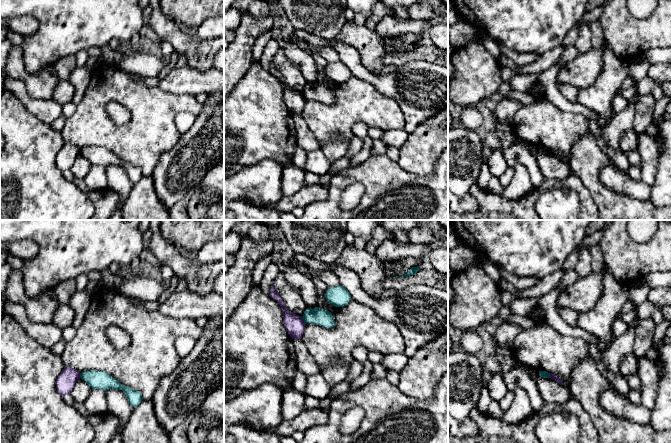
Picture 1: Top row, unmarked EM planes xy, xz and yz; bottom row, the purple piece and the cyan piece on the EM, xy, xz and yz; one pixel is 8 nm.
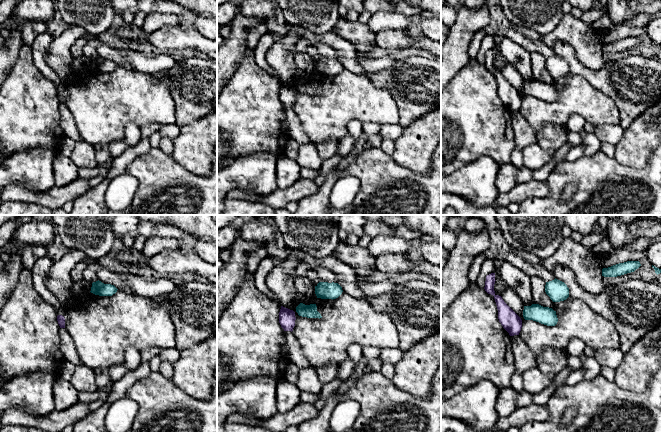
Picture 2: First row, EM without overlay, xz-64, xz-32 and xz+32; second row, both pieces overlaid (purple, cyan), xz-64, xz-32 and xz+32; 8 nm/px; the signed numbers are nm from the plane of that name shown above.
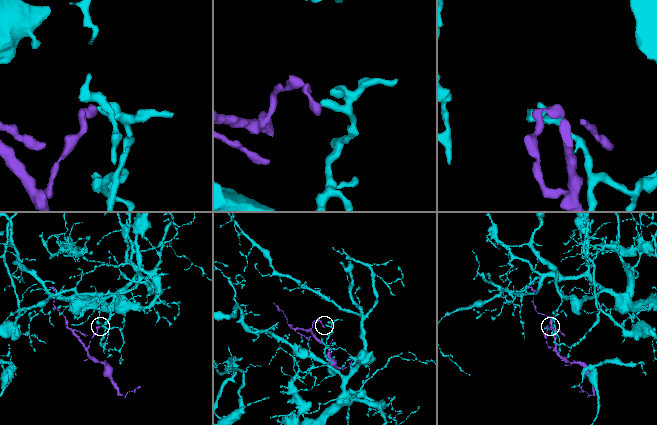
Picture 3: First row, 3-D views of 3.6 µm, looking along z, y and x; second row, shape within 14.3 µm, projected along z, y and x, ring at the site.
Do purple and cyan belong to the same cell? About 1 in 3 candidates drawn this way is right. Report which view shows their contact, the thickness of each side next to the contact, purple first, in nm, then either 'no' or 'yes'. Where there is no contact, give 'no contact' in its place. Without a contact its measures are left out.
meets purple in xz; 160 nm thick on the purple side, 140 nm on the other; no

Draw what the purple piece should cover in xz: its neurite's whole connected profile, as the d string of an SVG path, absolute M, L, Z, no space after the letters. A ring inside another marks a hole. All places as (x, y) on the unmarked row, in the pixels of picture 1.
M274 57L272 58L269 72L275 75L283 85L283 100L288 110L292 115L301 115L305 104L303 93L294 90L286 84L283 76L275 67Z

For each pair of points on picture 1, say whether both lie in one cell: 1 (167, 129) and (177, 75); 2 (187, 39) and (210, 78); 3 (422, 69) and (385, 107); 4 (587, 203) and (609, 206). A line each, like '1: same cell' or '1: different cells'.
1: different cells
2: different cells
3: different cells
4: different cells

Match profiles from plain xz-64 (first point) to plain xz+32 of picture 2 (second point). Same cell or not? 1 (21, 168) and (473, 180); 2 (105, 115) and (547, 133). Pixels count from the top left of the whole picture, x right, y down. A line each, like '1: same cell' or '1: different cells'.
1: same cell
2: different cells

